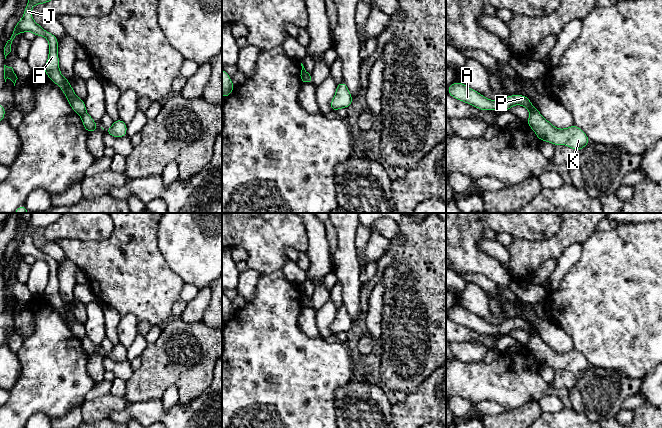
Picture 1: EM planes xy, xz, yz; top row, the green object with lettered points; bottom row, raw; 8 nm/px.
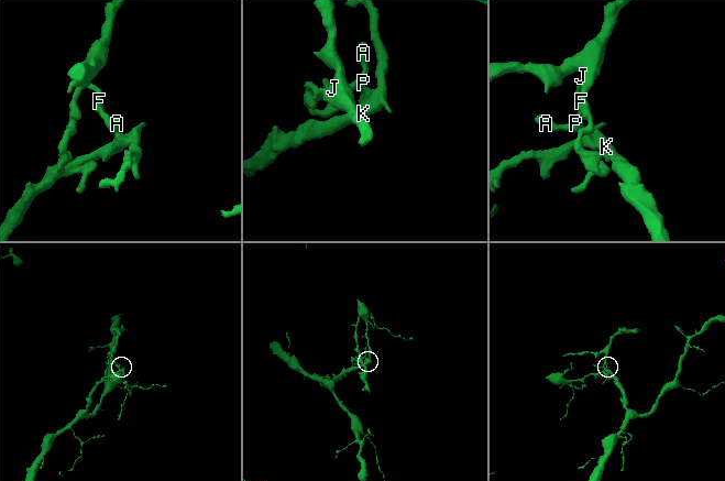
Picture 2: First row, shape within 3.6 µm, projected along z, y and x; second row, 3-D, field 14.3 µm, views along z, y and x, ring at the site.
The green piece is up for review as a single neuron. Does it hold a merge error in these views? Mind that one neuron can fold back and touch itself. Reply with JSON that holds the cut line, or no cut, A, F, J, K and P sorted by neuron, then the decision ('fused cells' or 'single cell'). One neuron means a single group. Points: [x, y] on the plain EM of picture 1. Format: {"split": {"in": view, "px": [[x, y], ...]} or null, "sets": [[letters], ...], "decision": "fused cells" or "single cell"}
{"split": {"in": "yz", "px": [[537, 334], [530, 338]]}, "sets": [["A", "F", "J", "P"], ["K"]], "decision": "fused cells"}

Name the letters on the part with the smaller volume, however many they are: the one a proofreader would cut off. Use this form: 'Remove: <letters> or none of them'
Remove: A, F, J, P

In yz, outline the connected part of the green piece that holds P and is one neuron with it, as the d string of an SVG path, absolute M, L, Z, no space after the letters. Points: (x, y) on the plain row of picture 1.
M453 306L448 311L447 317L457 324L463 325L484 335L492 335L493 333L508 335L514 329L523 329L530 338L538 335L531 328L531 324L525 319L510 319L494 325L487 323L482 318L469 312L462 306Z

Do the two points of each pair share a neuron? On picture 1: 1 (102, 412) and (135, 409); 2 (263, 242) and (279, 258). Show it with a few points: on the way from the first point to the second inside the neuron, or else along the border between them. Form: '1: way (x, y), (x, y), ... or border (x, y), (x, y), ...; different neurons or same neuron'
1: border (116, 410), (108, 417); different neurons
2: way (267, 246), (275, 254); same neuron

